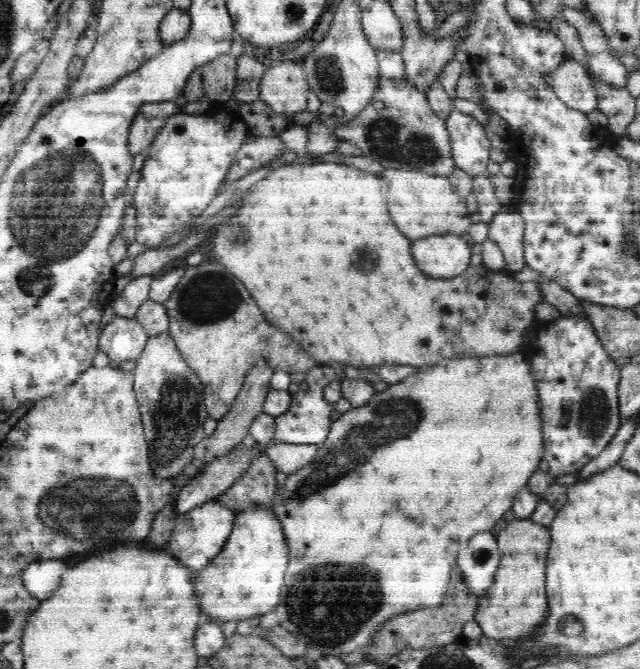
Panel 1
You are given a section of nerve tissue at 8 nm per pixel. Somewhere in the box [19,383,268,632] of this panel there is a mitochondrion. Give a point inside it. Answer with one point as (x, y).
(77, 508)

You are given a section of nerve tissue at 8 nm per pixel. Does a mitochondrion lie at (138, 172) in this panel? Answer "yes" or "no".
no

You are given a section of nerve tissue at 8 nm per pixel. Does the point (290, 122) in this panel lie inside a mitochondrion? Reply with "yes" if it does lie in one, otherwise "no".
no

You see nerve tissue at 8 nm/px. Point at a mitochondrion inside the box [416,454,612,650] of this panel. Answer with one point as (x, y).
(570, 620)

